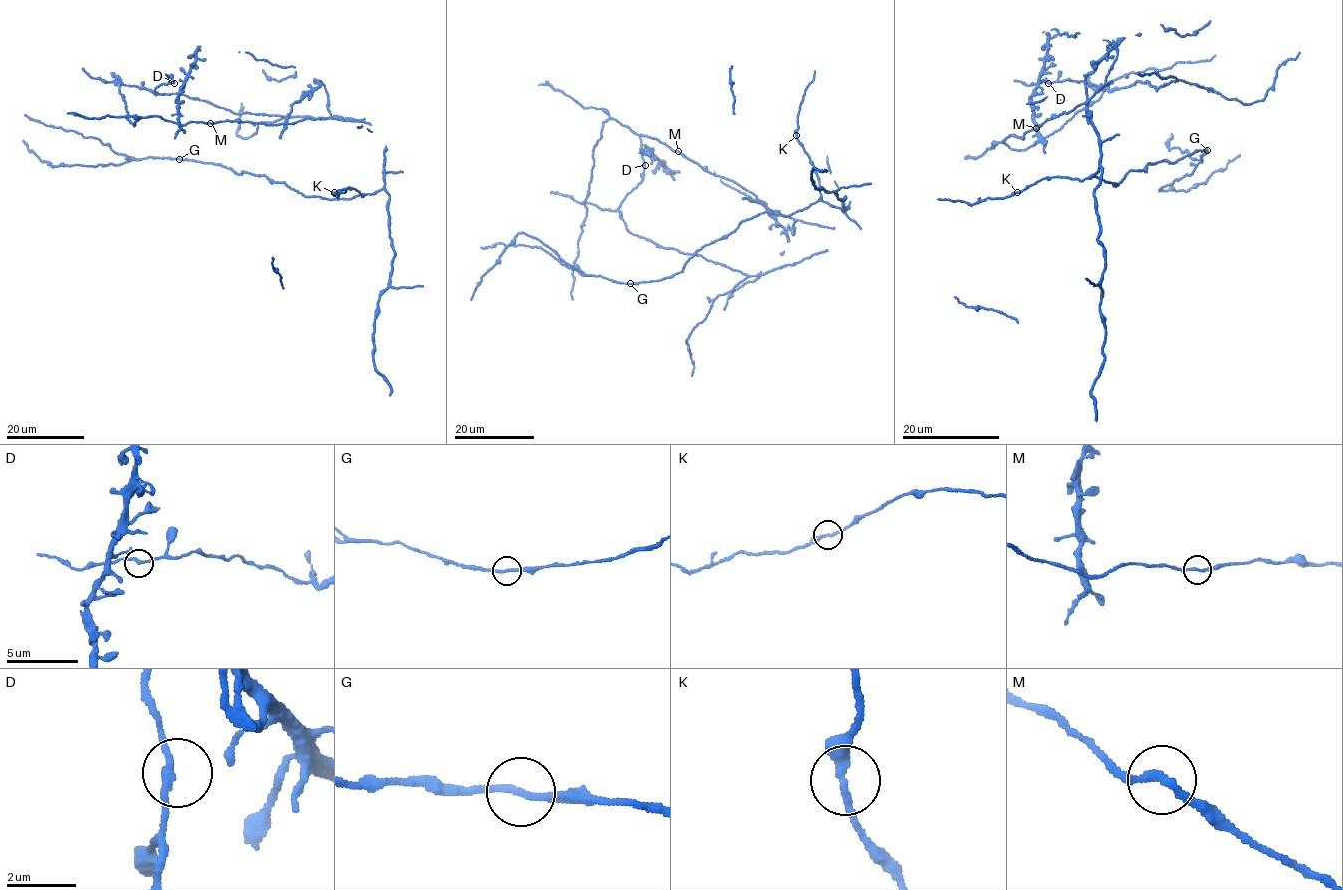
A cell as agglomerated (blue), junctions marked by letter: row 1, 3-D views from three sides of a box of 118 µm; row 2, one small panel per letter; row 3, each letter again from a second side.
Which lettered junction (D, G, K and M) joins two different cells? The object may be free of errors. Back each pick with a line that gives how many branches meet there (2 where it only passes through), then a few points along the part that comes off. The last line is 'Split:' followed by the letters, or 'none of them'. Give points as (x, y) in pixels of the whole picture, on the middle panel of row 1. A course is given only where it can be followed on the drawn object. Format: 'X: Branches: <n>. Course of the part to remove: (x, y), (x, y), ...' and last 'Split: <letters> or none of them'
Split: none of them

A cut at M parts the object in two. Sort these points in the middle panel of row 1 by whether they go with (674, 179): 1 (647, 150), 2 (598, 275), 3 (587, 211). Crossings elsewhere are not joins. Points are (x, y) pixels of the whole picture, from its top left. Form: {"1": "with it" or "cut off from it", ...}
{"1": "with it", "2": "with it", "3": "cut off from it"}

